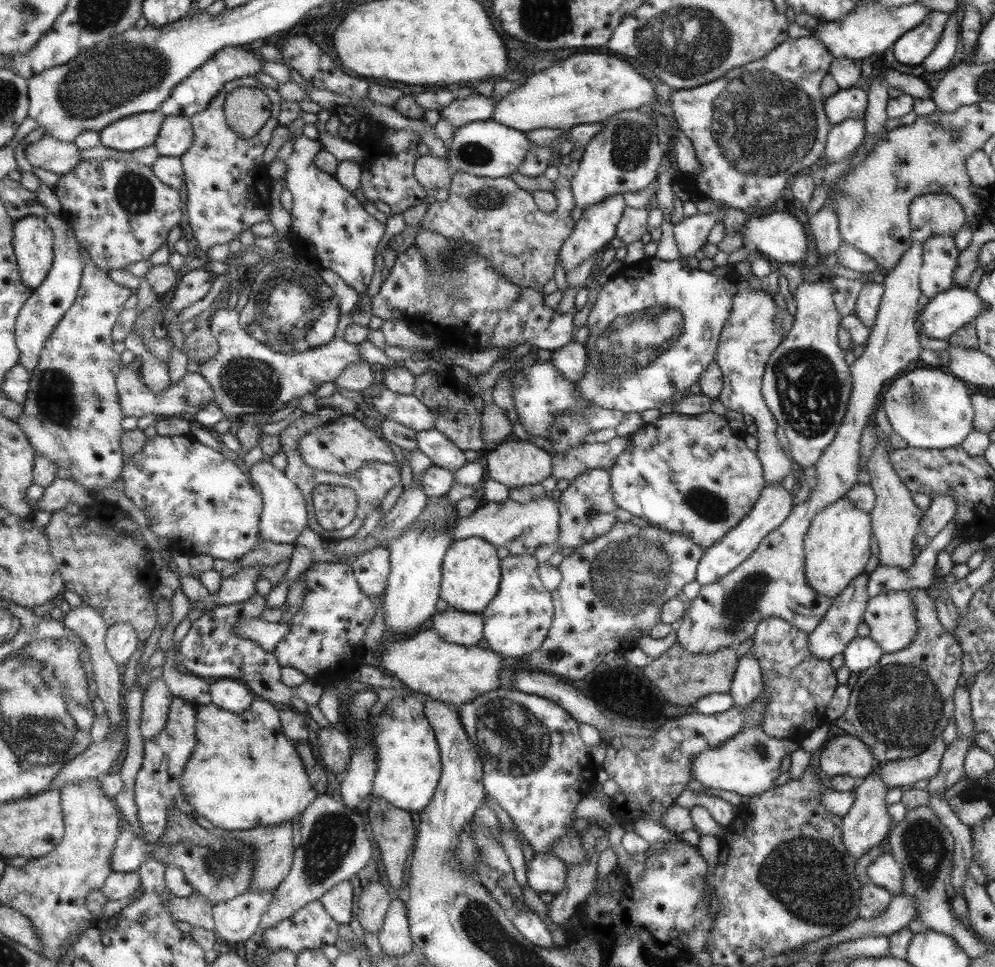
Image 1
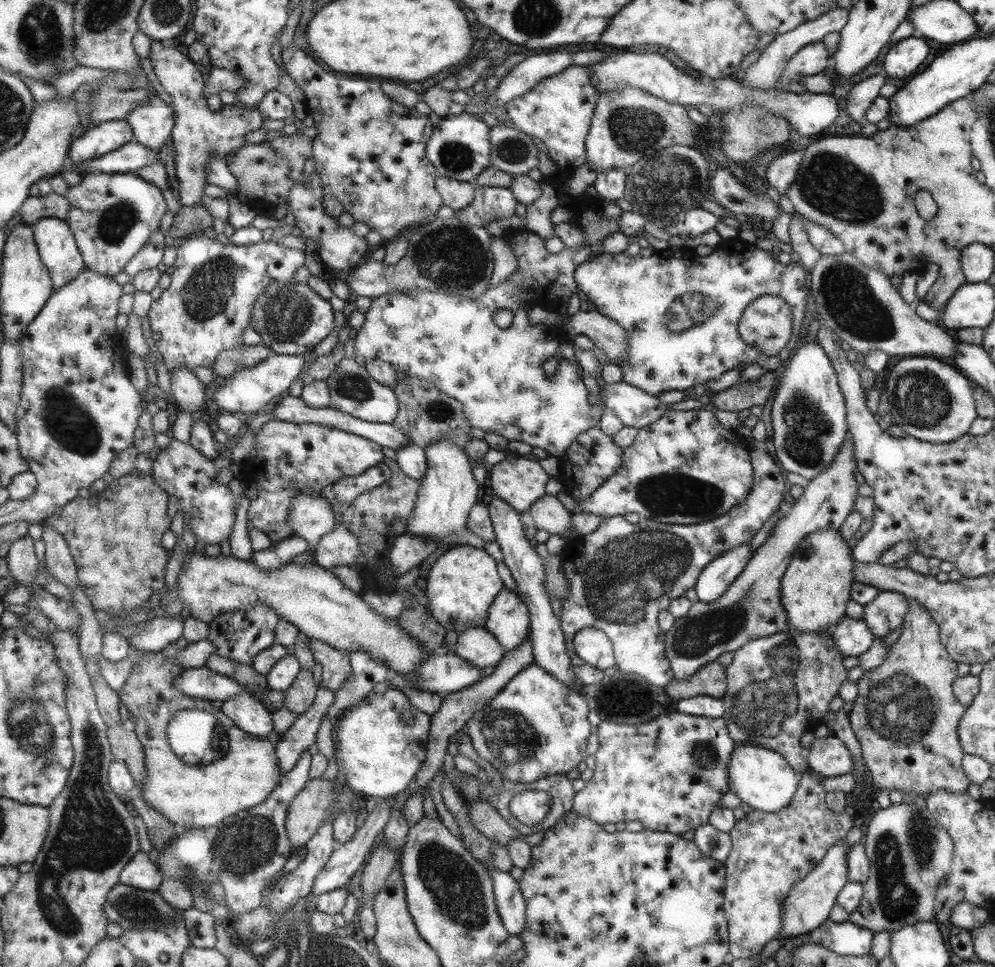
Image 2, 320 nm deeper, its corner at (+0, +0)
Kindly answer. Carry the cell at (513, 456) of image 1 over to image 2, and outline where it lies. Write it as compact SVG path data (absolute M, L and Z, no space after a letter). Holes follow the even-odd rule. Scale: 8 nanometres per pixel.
M507 458L488 472L493 496L504 500L515 512L523 513L543 494L547 474L537 462Z

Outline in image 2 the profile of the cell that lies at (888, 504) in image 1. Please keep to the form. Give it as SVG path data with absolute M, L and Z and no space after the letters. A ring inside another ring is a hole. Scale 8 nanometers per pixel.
M913 600L906 601L909 604L909 611L903 620L901 634L898 636L899 638L897 638L896 642L887 648L889 653L887 653L885 661L877 666L877 668L865 671L863 676L856 680L858 691L853 701L853 707L848 712L850 728L853 730L857 740L861 742L862 757L869 771L869 778L871 778L872 783L880 790L901 791L904 794L918 794L920 796L933 794L936 790L946 790L947 792L953 793L967 792L967 785L970 783L970 779L966 776L965 770L962 768L962 758L965 753L962 751L961 742L958 740L958 723L965 715L967 706L963 705L954 696L953 684L956 679L955 676L957 676L955 674L955 670L957 670L955 666L957 664L951 658L946 646L942 645L940 630L935 625L935 622L931 620L930 614L923 609L923 606L919 602Z

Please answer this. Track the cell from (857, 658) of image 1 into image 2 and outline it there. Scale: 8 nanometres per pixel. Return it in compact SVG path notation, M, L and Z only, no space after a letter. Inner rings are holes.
M845 616L833 627L832 639L835 649L842 657L855 656L867 652L872 639L870 630L862 620L854 620Z

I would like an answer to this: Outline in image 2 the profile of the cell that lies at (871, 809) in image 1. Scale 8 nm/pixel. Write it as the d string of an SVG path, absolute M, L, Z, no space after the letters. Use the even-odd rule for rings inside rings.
M843 839L839 840L824 855L823 860L815 866L805 878L801 878L794 884L783 902L781 934L778 938L797 939L808 932L821 926L829 919L829 912L836 903L838 892L842 890L848 881L849 868L847 852L851 845L847 845Z

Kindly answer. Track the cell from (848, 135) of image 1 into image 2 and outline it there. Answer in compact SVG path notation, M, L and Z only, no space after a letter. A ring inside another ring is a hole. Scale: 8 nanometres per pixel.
M874 74L855 83L846 94L845 112L847 118L858 124L861 119L865 120L863 119L865 110L869 108L869 104L878 95L880 86L887 81L888 79L885 75Z

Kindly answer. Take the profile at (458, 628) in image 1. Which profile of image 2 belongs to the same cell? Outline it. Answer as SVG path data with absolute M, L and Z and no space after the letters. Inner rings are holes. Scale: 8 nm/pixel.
M469 628L456 638L454 655L479 670L497 667L504 652L489 632L481 628Z

